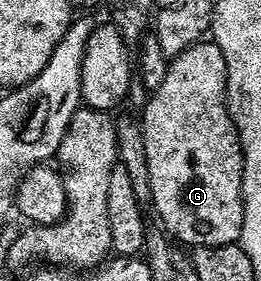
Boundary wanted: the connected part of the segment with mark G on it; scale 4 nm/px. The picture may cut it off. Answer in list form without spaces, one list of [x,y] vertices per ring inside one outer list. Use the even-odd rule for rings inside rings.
[[[203,39],[197,45],[188,47],[178,57],[173,58],[166,66],[164,81],[160,87],[149,94],[148,100],[141,110],[142,138],[144,139],[144,151],[148,159],[148,179],[152,183],[152,209],[158,212],[162,220],[161,228],[175,242],[183,241],[189,247],[200,245],[233,245],[242,235],[242,144],[238,142],[238,132],[230,118],[230,112],[226,106],[226,64],[220,47],[213,40]]]

